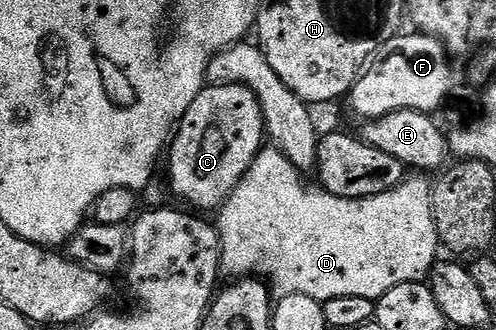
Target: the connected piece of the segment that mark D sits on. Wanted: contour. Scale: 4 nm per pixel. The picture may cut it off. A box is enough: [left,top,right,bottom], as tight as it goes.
[217,147,441,302]

